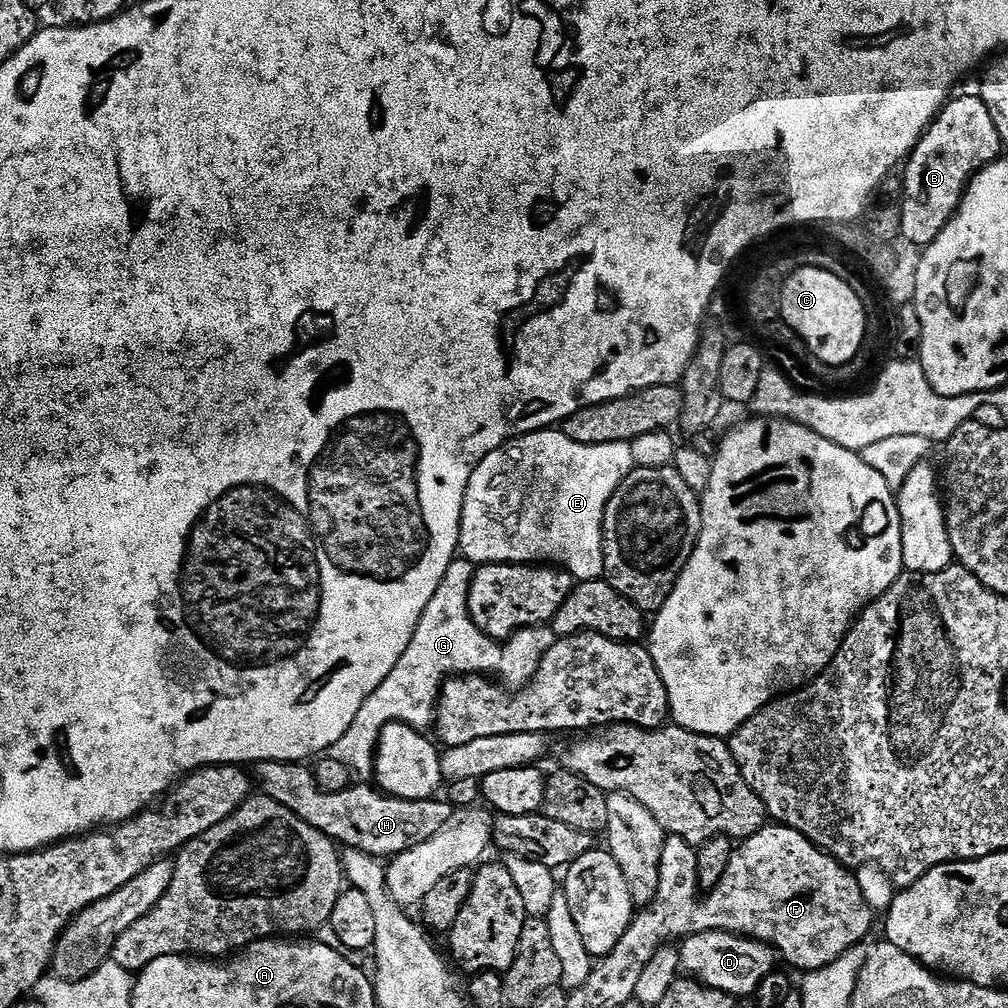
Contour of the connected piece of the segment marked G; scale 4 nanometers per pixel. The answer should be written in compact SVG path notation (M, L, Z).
M457 558L452 561L446 570L446 578L438 582L438 590L434 590L434 598L430 598L430 606L426 606L414 630L414 638L410 638L410 646L406 646L406 654L398 658L398 666L386 674L382 686L378 686L378 690L362 702L362 710L358 710L358 718L354 718L350 730L328 747L326 755L334 758L334 762L342 762L353 782L373 779L376 744L387 724L408 724L411 728L424 730L427 724L429 727L433 723L436 701L440 698L445 680L461 674L498 672L502 659L501 645L481 631L468 609L473 571L471 560Z

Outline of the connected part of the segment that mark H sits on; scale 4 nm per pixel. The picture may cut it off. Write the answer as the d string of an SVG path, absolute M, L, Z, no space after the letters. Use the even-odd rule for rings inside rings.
M266 760L257 763L255 768L254 780L263 795L286 806L286 810L329 836L337 845L377 858L391 858L414 846L422 846L426 838L434 838L434 834L446 826L453 813L443 799L403 800L381 792L376 786L353 786L341 792L324 792L316 782L315 771L304 762Z

